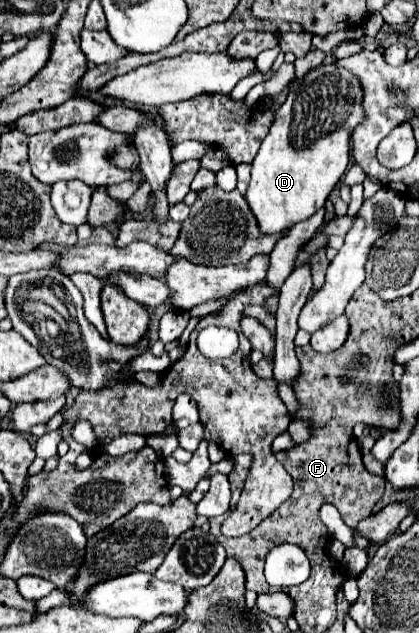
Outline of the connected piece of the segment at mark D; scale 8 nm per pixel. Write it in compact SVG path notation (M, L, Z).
M321 64L319 68L307 72L299 88L287 94L287 100L275 112L275 122L271 124L269 134L265 136L251 164L251 179L245 193L245 200L257 218L261 234L279 234L293 224L307 220L325 206L331 190L347 170L349 136L353 128L363 120L361 100L363 92L357 78L349 70L337 68L335 64Z

